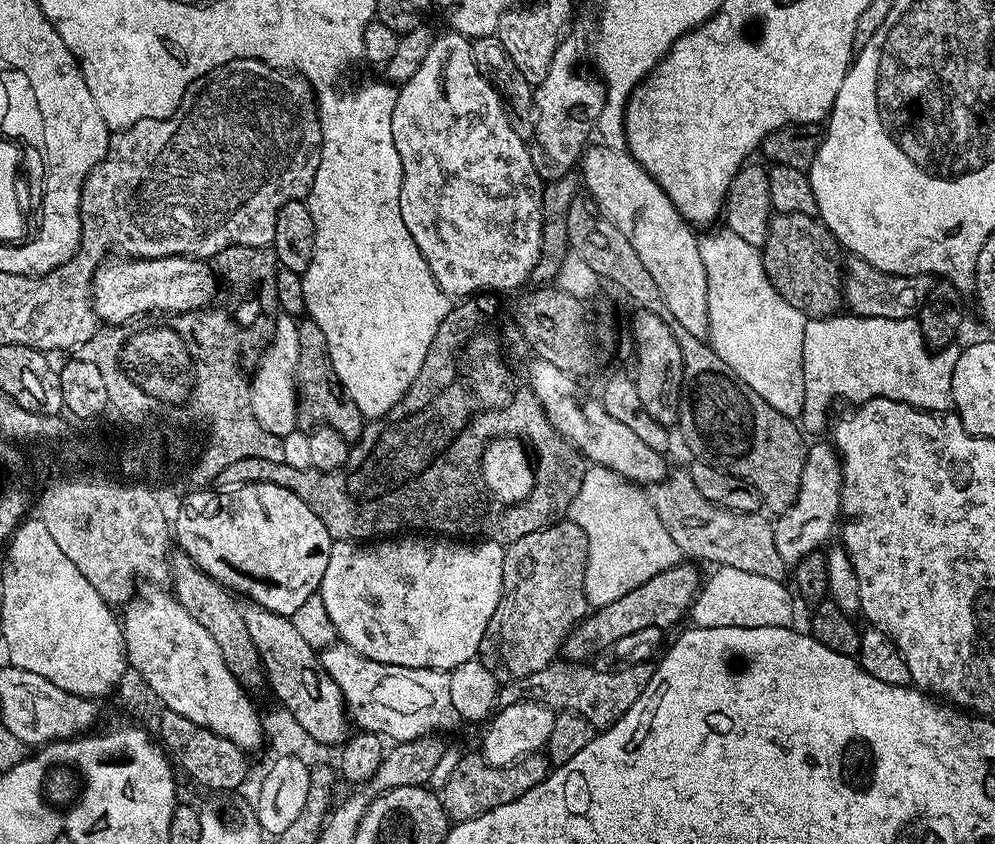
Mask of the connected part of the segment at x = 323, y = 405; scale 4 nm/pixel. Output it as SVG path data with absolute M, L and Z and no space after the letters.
M304 318L297 323L298 330L298 370L296 386L298 389L298 424L301 429L308 430L313 426L323 426L330 430L338 430L342 438L349 442L360 439L366 423L366 417L358 406L344 393L340 379L332 369L330 350L326 346L326 334L318 327L318 322Z

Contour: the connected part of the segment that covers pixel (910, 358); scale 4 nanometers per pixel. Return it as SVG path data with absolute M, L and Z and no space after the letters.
M837 314L835 316L823 316L820 320L806 319L806 334L802 334L802 370L806 378L806 402L802 406L798 423L805 433L820 432L829 427L828 407L835 400L848 400L849 405L855 406L865 404L874 398L890 398L903 404L909 404L912 408L922 408L926 412L946 412L953 407L952 403L952 379L954 378L954 366L958 366L962 348L959 343L953 343L948 348L938 349L931 352L927 342L923 340L922 330L919 329L919 322L916 318L866 318L865 316L854 316L851 314Z

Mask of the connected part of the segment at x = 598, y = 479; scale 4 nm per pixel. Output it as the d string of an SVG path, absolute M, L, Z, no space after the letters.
M588 466L581 489L574 494L568 516L586 534L586 598L593 609L618 602L622 594L638 590L654 574L670 570L681 563L682 553L674 546L674 538L662 526L658 510L639 487L627 482L609 468Z

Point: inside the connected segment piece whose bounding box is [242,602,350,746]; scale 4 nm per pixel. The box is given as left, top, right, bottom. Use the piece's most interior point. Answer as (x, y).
(293, 669)

